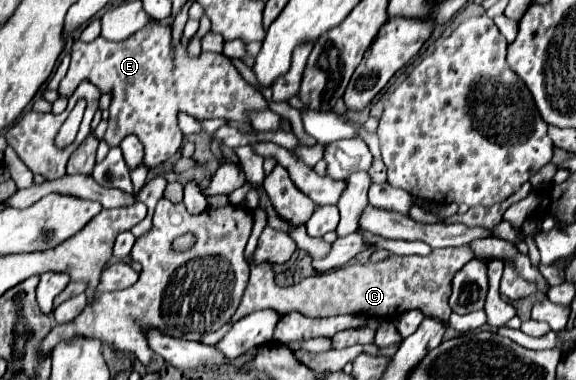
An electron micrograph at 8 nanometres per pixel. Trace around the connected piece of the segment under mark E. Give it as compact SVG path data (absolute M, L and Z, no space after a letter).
M151 21L141 31L131 35L121 43L107 41L97 37L91 43L75 41L71 49L71 65L65 79L59 83L59 97L71 97L73 91L81 81L93 83L101 93L111 93L111 107L109 107L109 127L105 131L105 143L109 147L119 147L123 137L137 135L139 141L145 145L145 165L157 167L173 157L183 143L183 133L177 125L177 113L187 113L197 121L215 119L215 117L237 117L239 121L247 121L247 113L251 109L267 109L267 101L261 93L257 93L239 71L231 65L225 55L219 53L201 53L199 57L189 57L185 45L171 45L171 27L165 27L157 21Z

